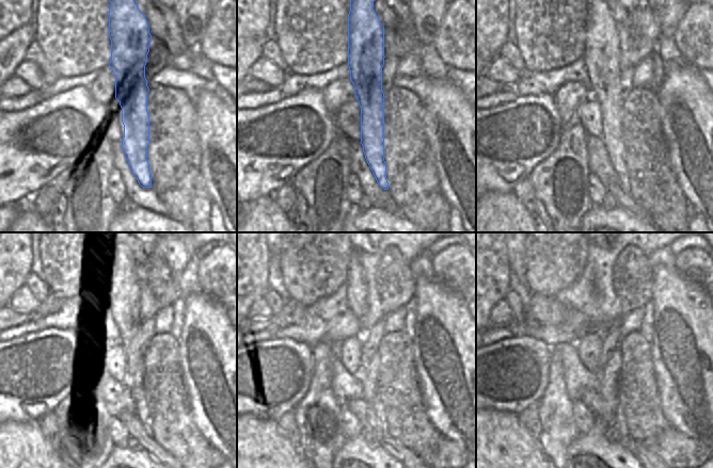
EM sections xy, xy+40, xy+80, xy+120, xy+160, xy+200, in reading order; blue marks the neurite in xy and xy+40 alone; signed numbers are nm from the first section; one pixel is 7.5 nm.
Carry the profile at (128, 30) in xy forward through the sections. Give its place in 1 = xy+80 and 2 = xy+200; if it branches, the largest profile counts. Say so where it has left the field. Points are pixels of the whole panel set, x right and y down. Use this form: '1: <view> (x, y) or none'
1: xy+80 (602, 53)
2: xy+200 (619, 416)

